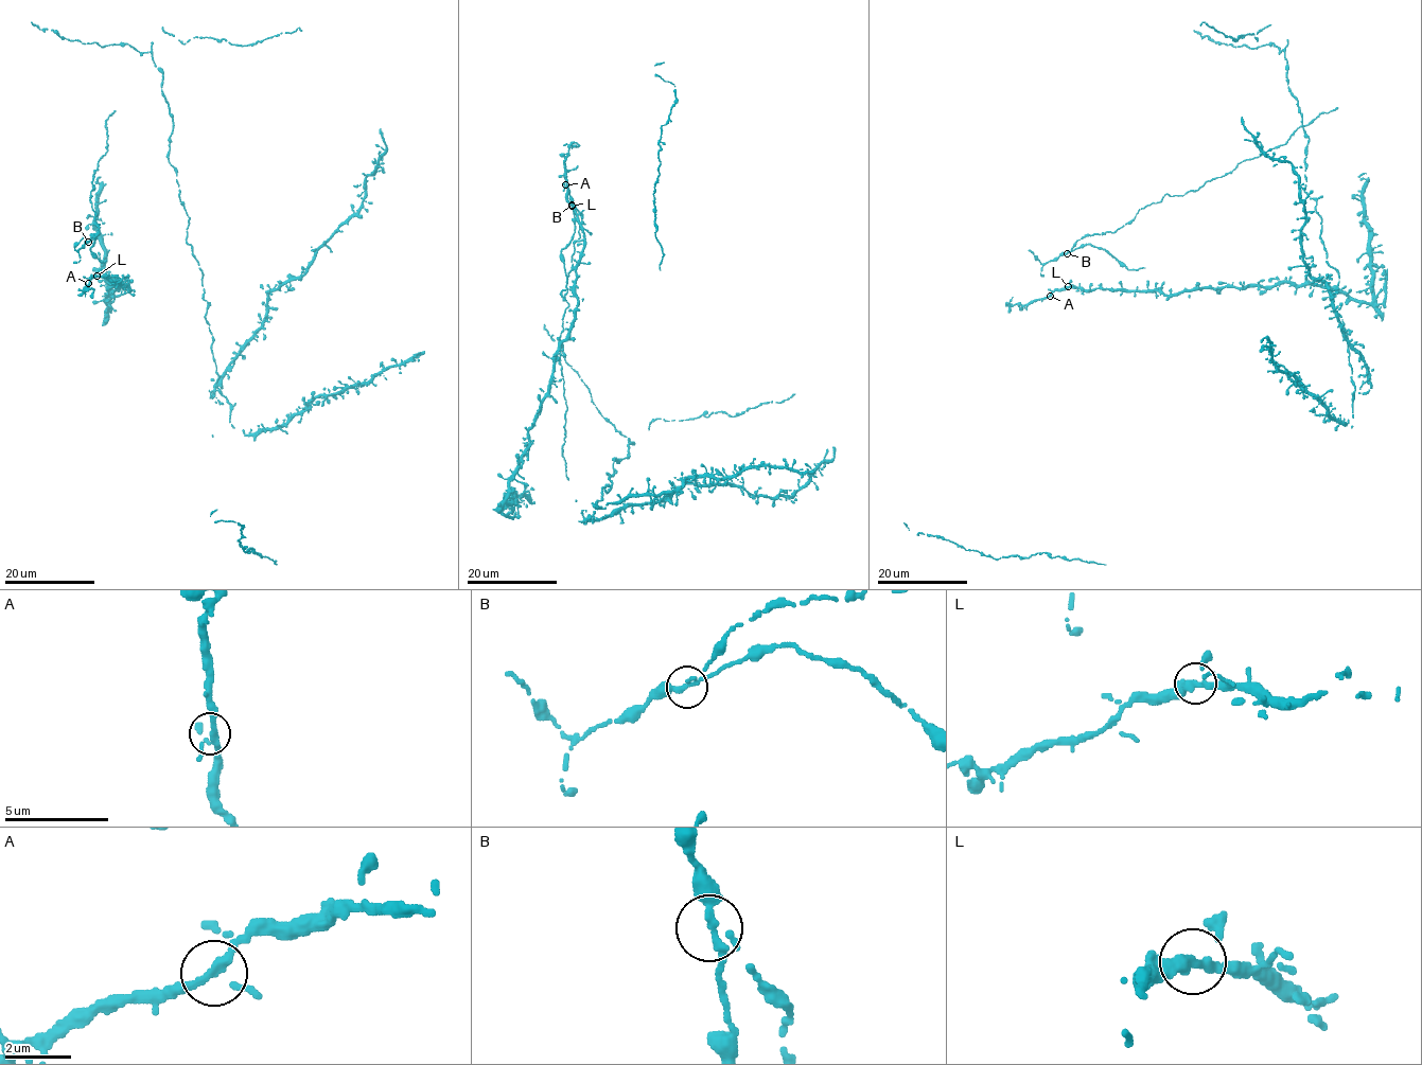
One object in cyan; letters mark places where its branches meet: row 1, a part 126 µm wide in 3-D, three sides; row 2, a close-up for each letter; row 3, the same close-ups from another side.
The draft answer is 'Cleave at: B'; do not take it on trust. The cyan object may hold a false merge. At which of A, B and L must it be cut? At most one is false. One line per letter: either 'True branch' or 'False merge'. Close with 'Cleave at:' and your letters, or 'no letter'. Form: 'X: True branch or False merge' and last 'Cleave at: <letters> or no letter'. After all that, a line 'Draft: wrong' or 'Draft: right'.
A: True branch
B: False merge
L: True branch
Cleave at: B
Draft: right

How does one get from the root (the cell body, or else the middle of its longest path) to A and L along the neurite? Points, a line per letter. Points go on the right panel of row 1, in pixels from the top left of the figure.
A: (1285, 282), (1266, 286), (1196, 287), (1176, 295), (1164, 295), (1158, 290), (1066, 287), (1054, 290), (1050, 296)
L: (1285, 282), (1266, 286), (1196, 287), (1176, 295), (1164, 295), (1158, 290), (1082, 290), (1068, 286)

